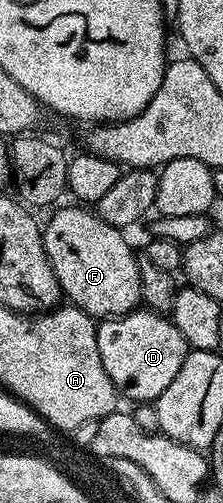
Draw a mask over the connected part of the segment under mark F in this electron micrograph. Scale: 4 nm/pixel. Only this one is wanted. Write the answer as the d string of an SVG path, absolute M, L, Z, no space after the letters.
M81 204L72 205L62 205L57 208L62 208L62 210L54 209L49 223L44 223L43 226L47 260L59 280L62 295L72 305L78 306L95 320L120 318L121 315L138 309L141 302L141 268L139 258L133 255L128 240L124 238L126 235L122 231L116 230L111 224L99 220L99 216L92 209Z

